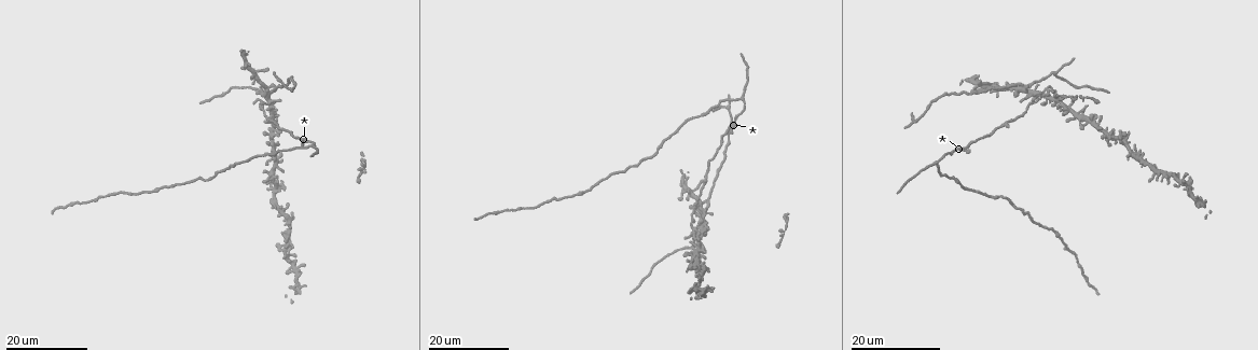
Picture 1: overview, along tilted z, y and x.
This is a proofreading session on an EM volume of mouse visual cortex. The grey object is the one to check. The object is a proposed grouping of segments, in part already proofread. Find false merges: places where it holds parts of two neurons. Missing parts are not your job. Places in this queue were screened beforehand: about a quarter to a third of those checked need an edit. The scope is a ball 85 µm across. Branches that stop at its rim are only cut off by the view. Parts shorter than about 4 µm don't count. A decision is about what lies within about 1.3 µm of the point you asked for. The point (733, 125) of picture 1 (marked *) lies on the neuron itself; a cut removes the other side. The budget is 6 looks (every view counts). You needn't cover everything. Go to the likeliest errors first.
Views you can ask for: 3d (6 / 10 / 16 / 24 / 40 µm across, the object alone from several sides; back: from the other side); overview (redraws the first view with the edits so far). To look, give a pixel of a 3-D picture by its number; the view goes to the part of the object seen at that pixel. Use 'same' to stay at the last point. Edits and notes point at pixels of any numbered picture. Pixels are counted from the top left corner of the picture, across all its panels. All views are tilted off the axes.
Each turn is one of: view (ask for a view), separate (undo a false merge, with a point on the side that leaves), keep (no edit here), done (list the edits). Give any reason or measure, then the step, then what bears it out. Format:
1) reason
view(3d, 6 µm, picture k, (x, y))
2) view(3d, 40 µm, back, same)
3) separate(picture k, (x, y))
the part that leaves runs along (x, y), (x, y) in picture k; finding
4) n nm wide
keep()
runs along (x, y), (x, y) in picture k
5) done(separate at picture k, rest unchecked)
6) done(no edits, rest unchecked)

view(3d, 16 µm, picture 1, (263, 107))

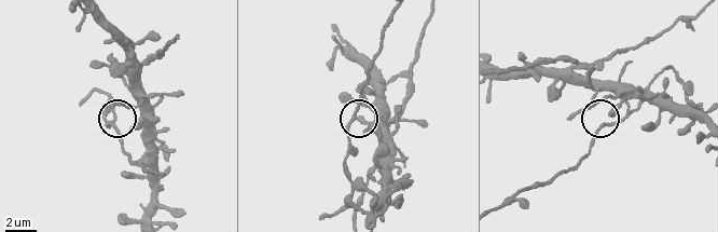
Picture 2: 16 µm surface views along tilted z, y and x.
view(3d, 10 µm, picture 2, (114, 122))

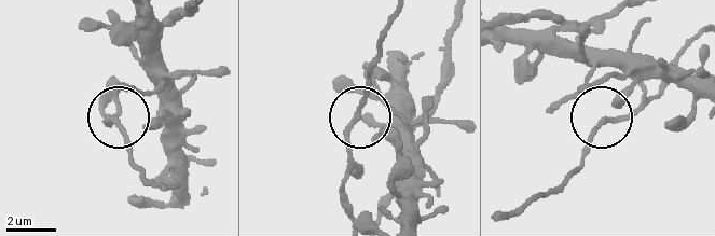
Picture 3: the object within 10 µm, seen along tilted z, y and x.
view(3d, 10 µm, back, picture 3, (354, 120))

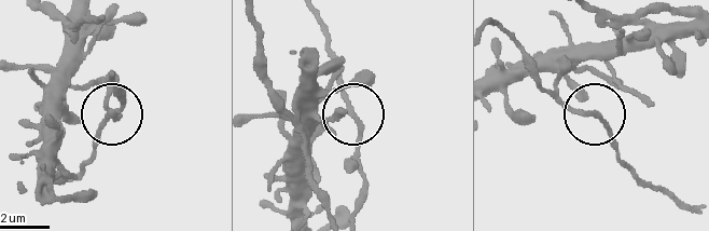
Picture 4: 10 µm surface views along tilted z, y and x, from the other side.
side arm 9 µm; 3 arms
keep()
one neuron here

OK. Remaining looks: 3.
a fork
view(3d, 16 µm, picture 1, (309, 145))

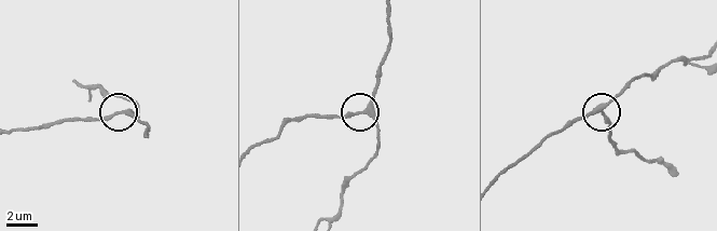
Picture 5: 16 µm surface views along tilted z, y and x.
view(3d, 6 µm, picture 5, (120, 113))

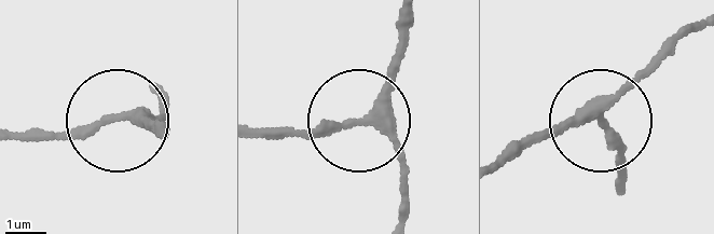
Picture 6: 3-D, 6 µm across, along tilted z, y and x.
3 arms
keep()
runs along (397, 223), (396, 156), (364, 119), (410, 22) in picture 6; continuous, no second neuron

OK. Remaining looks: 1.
done(no edits, rest unchecked)

